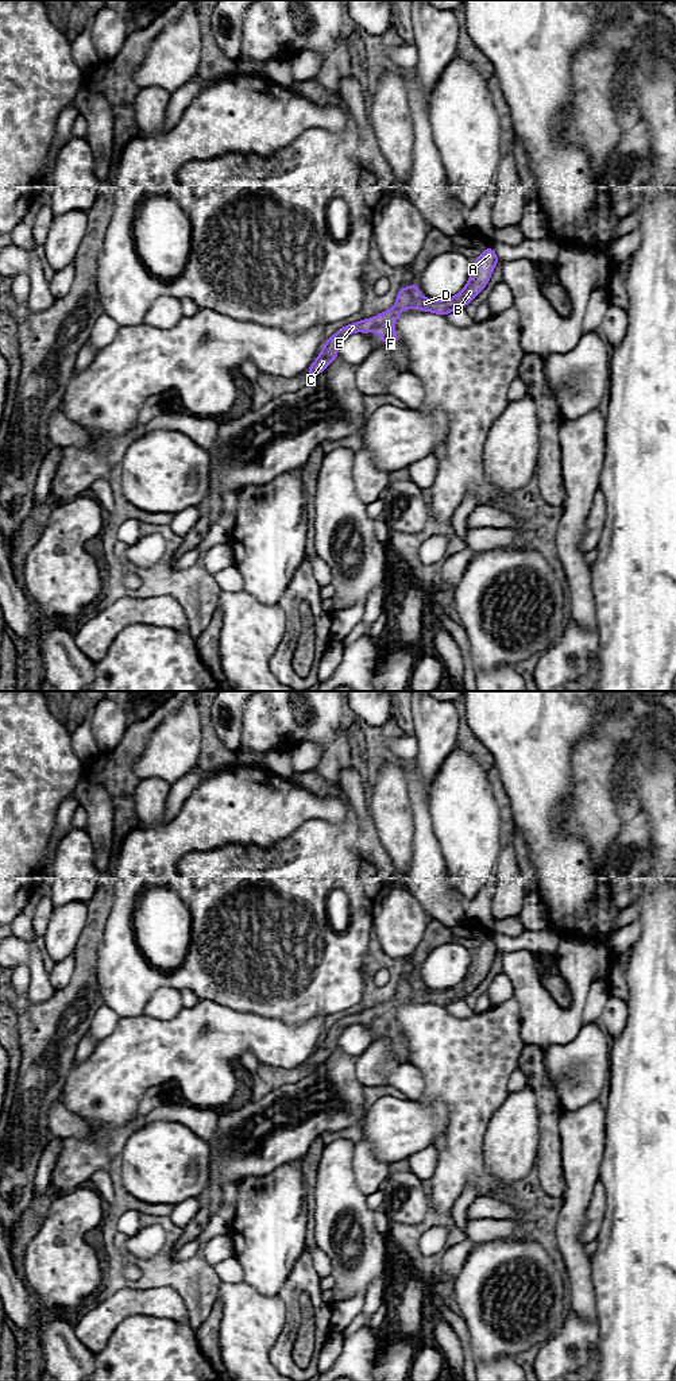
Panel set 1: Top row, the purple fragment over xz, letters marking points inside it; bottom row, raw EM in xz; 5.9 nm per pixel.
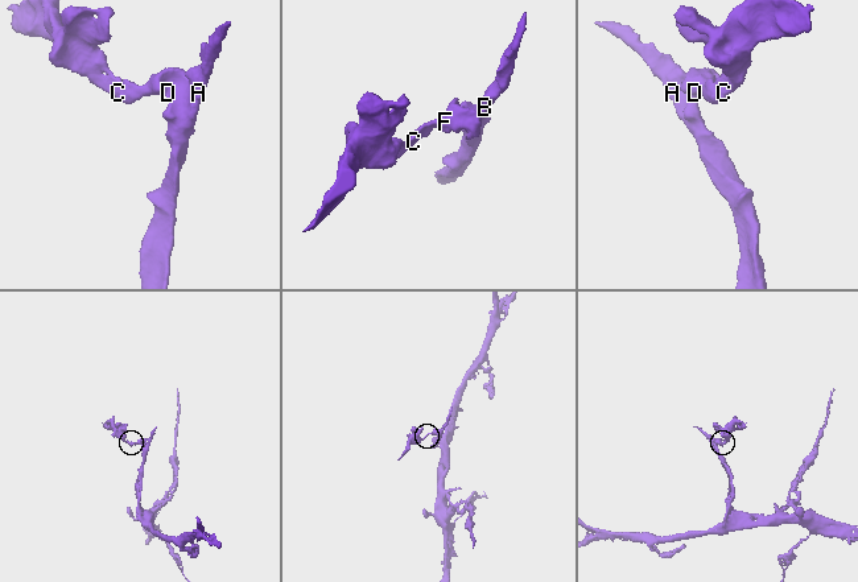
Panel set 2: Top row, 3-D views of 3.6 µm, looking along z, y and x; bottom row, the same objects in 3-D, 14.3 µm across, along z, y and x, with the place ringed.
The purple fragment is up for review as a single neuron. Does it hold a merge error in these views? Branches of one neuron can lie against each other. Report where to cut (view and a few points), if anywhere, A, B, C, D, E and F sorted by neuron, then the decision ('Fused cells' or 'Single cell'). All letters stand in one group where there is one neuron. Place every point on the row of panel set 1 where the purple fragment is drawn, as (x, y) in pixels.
No split. Groups: A B C D E F. Single cell

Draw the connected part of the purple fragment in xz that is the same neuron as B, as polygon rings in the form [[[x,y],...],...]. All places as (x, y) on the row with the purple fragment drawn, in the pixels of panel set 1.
[[[492,247],[486,248],[472,265],[472,271],[464,289],[456,296],[445,300],[437,301],[422,297],[417,283],[413,283],[409,288],[399,288],[395,304],[387,312],[345,325],[332,337],[327,339],[322,351],[306,370],[306,374],[318,375],[322,373],[335,359],[337,359],[340,344],[354,332],[367,333],[374,331],[381,336],[381,342],[395,346],[395,320],[407,308],[417,308],[424,312],[433,312],[443,316],[464,308],[488,283],[491,273],[498,262],[499,259]]]

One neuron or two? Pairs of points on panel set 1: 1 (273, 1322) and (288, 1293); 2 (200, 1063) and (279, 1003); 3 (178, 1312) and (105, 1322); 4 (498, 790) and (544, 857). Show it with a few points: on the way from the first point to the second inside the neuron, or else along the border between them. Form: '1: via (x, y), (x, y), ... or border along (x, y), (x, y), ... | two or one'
1: border along (277, 1296), (285, 1307), (285, 1324), (281, 1334) | two
2: border along (231, 1009), (293, 1023) | two
3: via (161, 1304), (123, 1304) | one
4: border along (499, 779), (509, 799), (513, 824) | two

